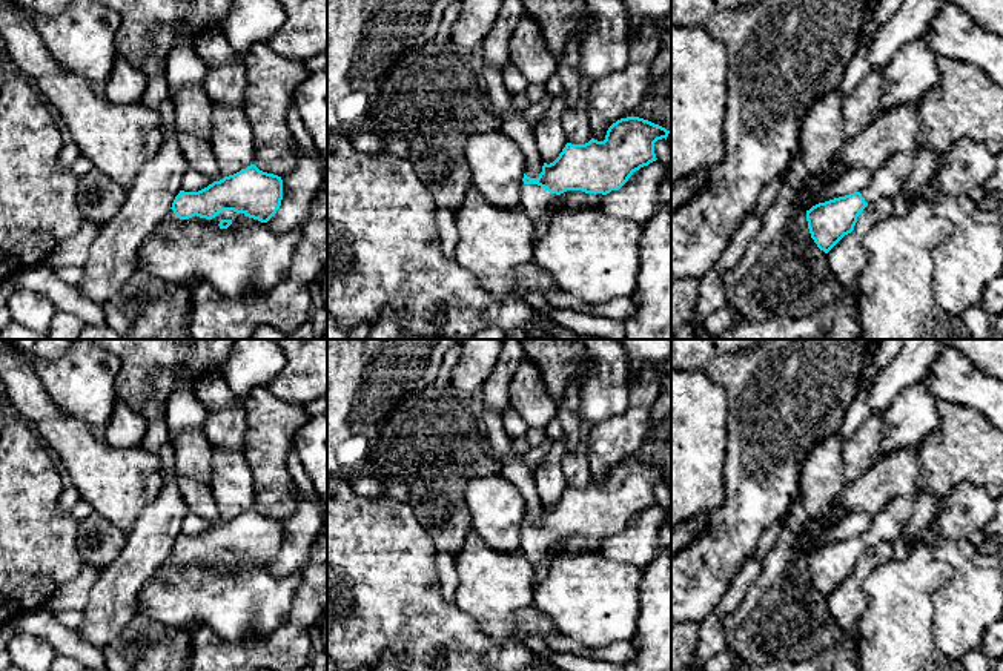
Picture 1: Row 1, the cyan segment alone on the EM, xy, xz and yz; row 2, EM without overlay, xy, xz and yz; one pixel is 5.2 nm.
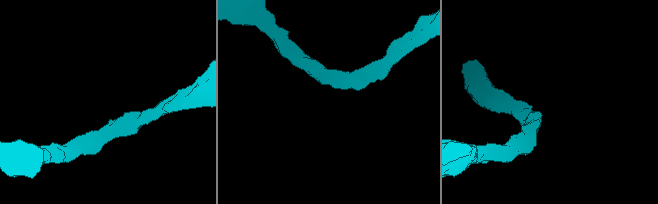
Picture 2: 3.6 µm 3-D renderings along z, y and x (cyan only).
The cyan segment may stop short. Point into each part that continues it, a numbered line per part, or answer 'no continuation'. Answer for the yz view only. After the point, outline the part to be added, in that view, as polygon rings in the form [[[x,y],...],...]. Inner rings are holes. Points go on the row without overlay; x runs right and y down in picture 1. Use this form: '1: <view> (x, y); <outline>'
1: yz (887, 525); [[[895,497],[872,517],[871,528],[860,537],[868,548],[880,542],[892,544],[912,516],[915,497]]]

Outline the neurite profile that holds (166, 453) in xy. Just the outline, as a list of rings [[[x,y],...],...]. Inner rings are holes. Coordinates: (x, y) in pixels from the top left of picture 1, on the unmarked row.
[[[170,442],[164,444],[160,448],[158,456],[160,456],[160,464],[161,464],[163,474],[167,479],[174,479],[177,476],[174,445]]]

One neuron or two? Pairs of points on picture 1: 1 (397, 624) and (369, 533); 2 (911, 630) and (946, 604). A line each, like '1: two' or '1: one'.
1: one
2: two

